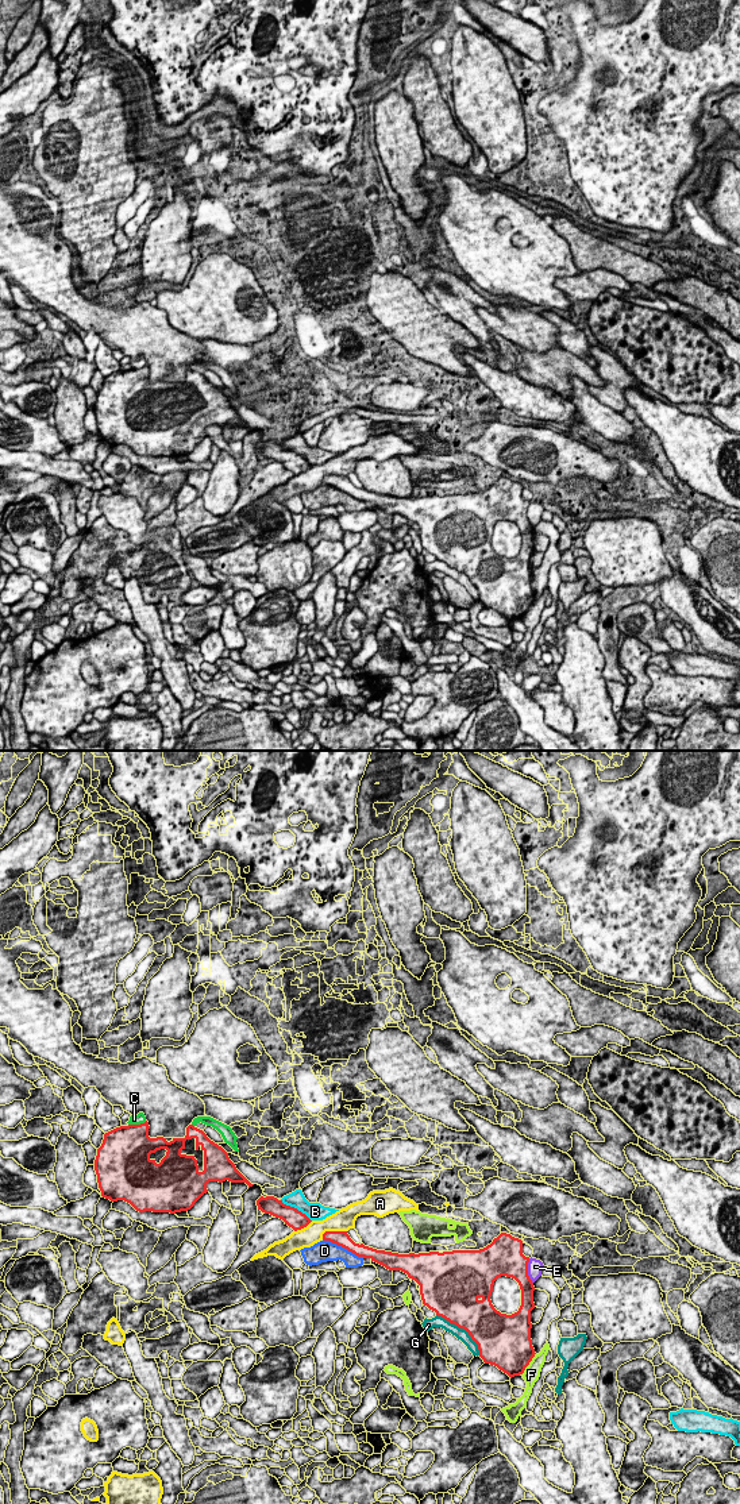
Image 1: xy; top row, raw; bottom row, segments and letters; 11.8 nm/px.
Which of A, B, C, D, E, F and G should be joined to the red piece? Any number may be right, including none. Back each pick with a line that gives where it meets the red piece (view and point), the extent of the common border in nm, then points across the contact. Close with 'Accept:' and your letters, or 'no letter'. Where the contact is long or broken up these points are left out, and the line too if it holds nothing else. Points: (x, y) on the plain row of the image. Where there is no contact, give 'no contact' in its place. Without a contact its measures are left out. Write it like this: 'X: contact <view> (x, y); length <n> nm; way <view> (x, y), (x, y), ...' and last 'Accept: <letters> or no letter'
Accept: no letter

